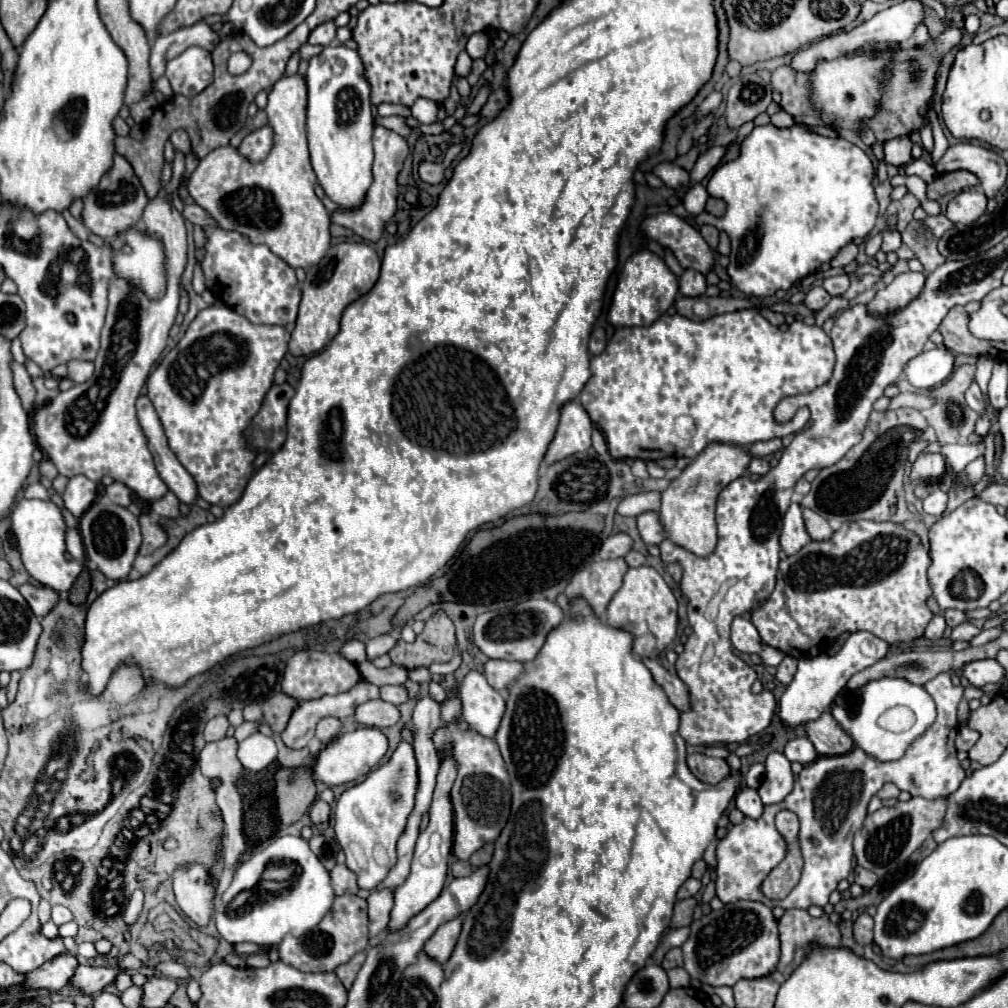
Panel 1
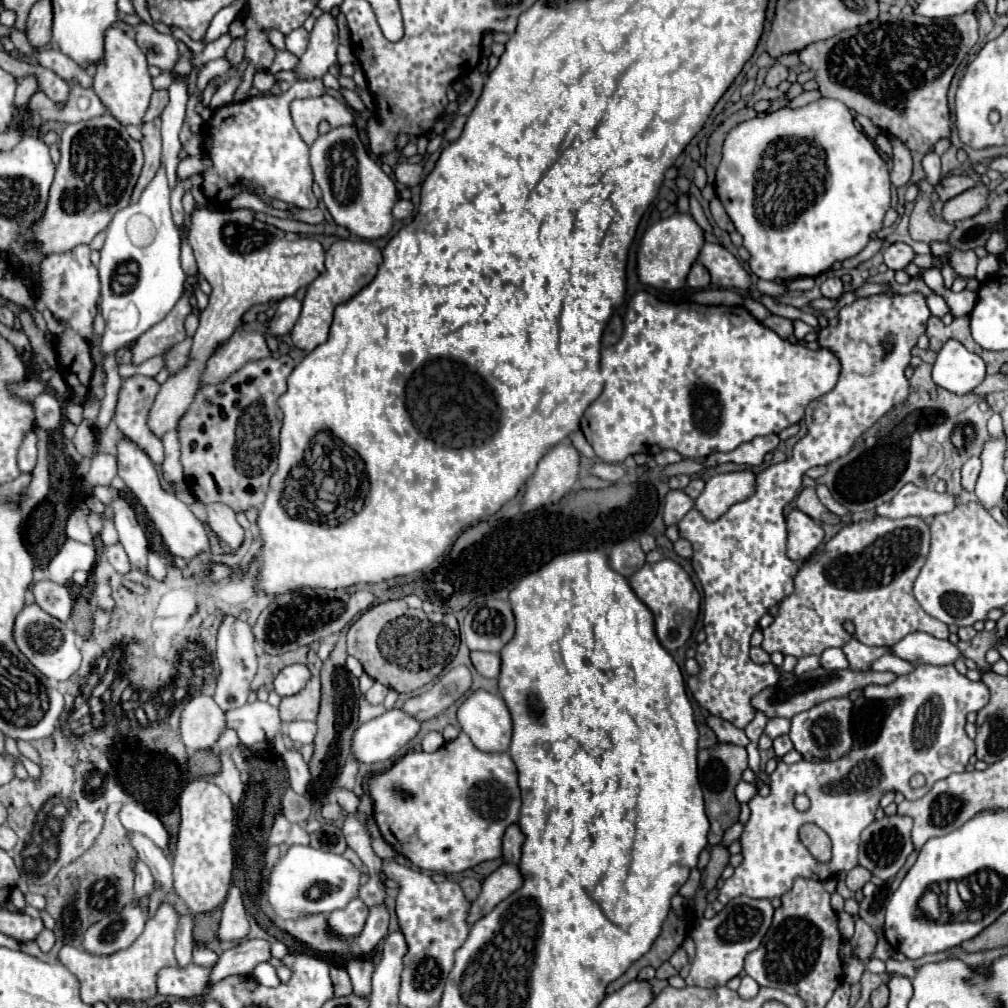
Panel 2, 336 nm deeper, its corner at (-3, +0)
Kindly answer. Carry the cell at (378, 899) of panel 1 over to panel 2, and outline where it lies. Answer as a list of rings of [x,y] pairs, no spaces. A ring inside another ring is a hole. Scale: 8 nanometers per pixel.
[[[352,956],[346,964],[348,976],[352,980],[352,988],[354,988],[354,996],[370,996],[370,982],[372,982],[372,970],[374,964],[368,958],[362,956]]]

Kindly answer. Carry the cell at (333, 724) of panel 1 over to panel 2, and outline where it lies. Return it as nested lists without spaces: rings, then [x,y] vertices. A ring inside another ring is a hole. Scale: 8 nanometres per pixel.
[[[290,722],[286,726],[286,734],[296,746],[310,744],[316,736],[316,724],[314,722]]]

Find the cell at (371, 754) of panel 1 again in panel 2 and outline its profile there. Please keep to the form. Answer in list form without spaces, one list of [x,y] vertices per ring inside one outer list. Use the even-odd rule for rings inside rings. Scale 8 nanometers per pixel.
[[[402,708],[386,710],[382,716],[360,724],[352,738],[352,752],[364,764],[384,762],[406,746],[420,732],[420,726]]]

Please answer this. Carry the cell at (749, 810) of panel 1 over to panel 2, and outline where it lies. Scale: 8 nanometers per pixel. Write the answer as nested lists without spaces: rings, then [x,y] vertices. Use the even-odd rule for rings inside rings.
[[[740,782],[736,786],[736,798],[738,798],[738,802],[748,802],[756,792],[758,790],[752,784],[748,784],[748,782]]]

